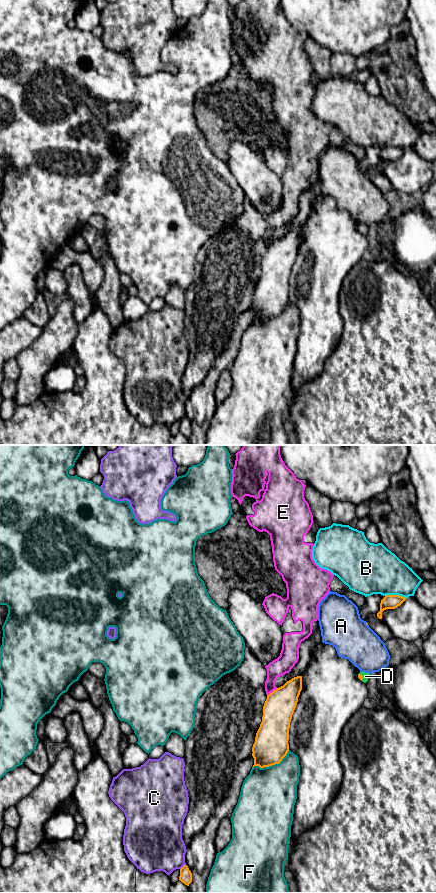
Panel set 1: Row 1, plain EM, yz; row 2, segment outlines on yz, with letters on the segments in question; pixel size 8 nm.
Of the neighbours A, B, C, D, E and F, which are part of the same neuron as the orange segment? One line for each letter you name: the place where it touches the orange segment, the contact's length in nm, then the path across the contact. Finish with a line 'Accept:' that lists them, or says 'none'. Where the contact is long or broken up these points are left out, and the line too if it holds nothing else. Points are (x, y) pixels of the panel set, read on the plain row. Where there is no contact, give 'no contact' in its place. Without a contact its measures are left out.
D: yz (362, 229) | 70 nm | across yz (360, 229), (362, 229), (365, 228)
Accept: D

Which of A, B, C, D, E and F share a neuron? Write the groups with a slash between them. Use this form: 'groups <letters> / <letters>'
groups A / B / C / D / E / F

